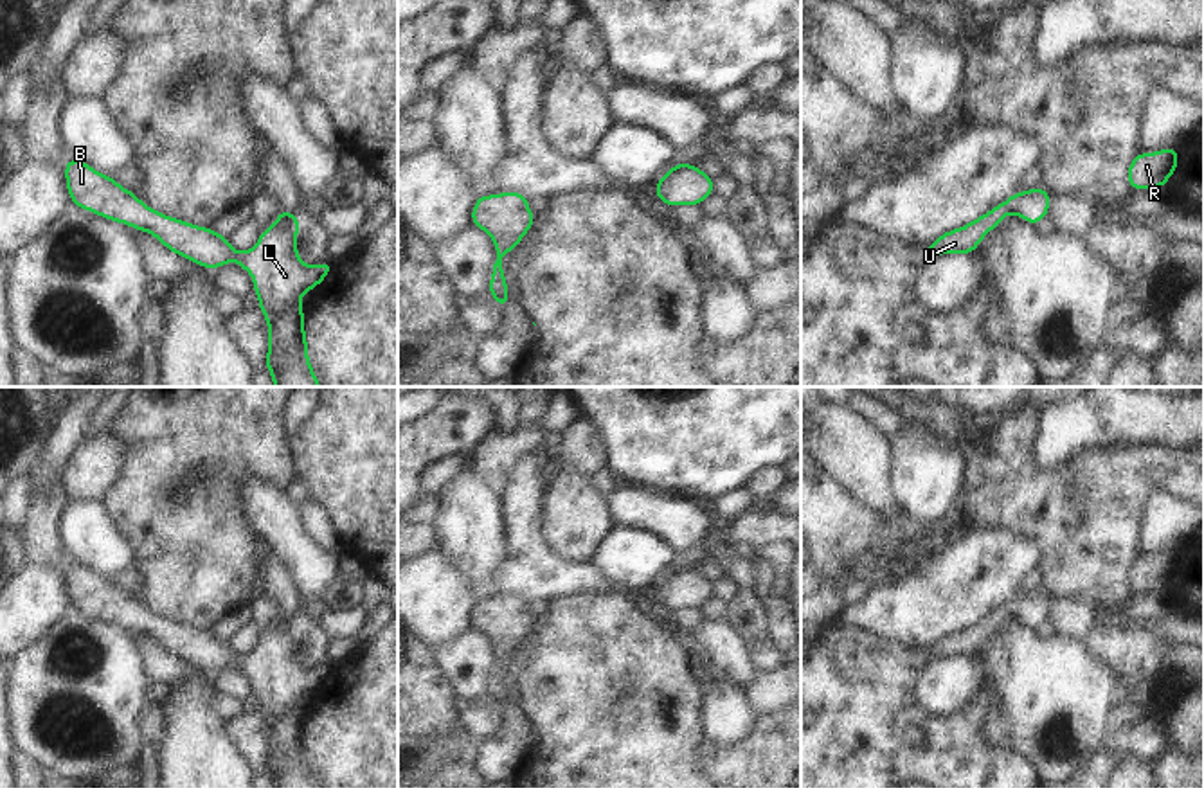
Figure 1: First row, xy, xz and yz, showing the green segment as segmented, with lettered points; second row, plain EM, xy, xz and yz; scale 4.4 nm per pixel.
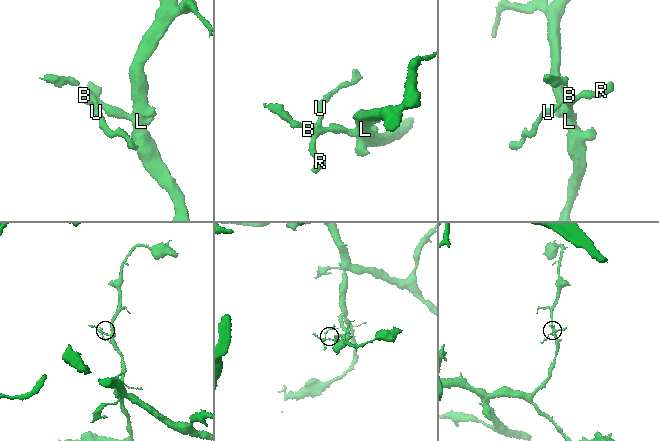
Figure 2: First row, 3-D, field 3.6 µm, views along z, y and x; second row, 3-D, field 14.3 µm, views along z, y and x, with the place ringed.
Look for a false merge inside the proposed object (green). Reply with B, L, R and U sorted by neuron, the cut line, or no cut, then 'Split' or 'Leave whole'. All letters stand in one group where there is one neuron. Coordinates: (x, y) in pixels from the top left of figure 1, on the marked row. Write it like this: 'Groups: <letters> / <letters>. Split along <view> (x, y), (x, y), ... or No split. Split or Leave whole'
Groups: B L R U. No split. Leave whole.

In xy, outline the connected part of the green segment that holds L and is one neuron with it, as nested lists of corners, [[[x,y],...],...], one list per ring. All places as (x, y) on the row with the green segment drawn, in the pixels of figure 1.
[[[79,158],[63,167],[67,191],[81,210],[126,223],[153,234],[171,252],[203,268],[220,268],[236,261],[254,277],[259,309],[268,322],[265,365],[275,387],[320,387],[308,358],[304,306],[299,299],[317,288],[335,264],[322,261],[308,266],[297,255],[301,219],[281,207],[275,223],[261,230],[248,252],[234,250],[227,237],[187,221],[160,214],[126,191],[112,176],[94,171]]]

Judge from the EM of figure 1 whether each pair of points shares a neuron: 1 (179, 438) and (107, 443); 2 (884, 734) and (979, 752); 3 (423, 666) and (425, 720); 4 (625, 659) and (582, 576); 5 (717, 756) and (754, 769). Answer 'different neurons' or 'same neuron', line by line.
1: different neurons
2: same neuron
3: same neuron
4: different neurons
5: same neuron

